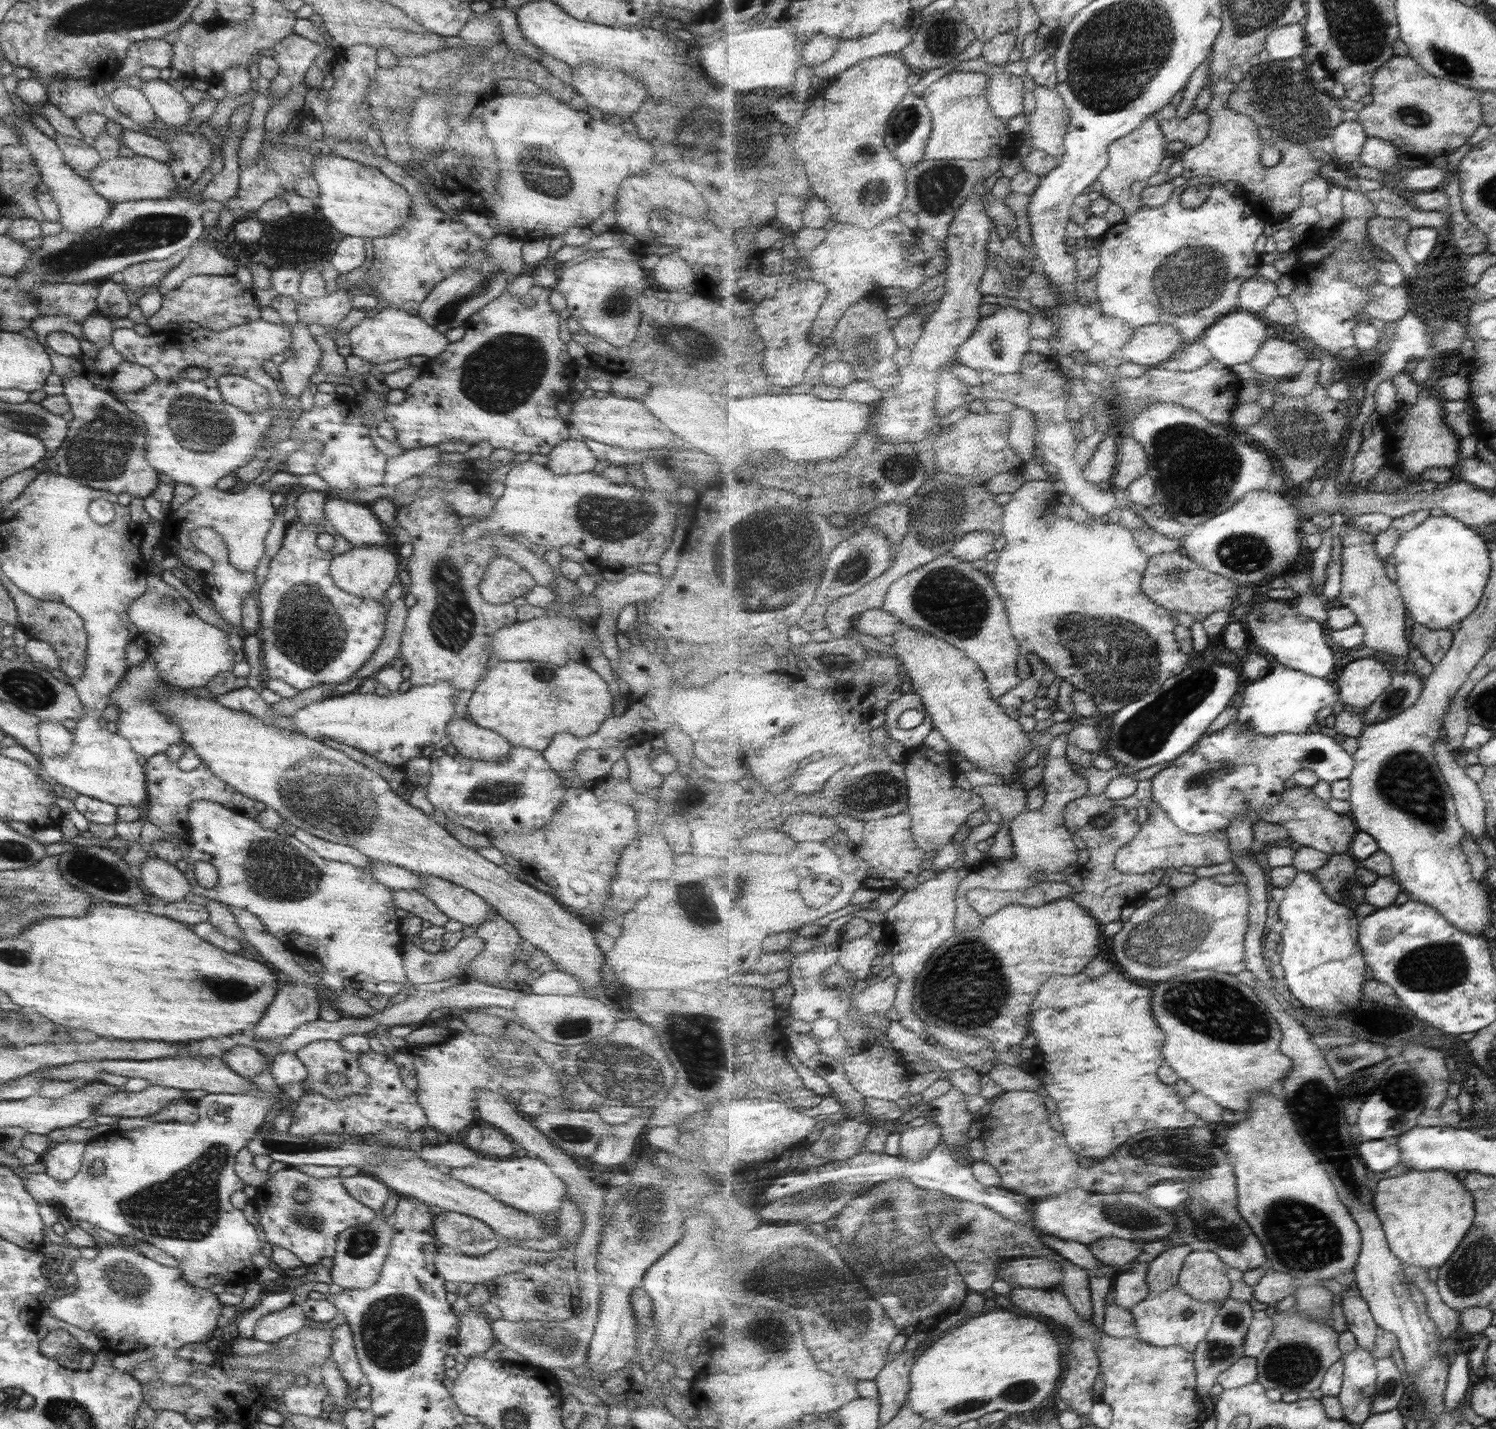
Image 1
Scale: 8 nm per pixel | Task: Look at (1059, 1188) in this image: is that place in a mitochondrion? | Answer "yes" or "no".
no

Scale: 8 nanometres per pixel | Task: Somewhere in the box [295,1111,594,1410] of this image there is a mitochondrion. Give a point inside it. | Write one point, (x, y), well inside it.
(393, 1330)

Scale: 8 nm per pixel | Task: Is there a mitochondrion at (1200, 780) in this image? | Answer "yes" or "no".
yes

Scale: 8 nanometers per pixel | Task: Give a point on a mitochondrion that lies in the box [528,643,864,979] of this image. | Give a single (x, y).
(693, 795)

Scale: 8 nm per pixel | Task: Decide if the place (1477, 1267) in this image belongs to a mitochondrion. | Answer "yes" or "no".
yes

